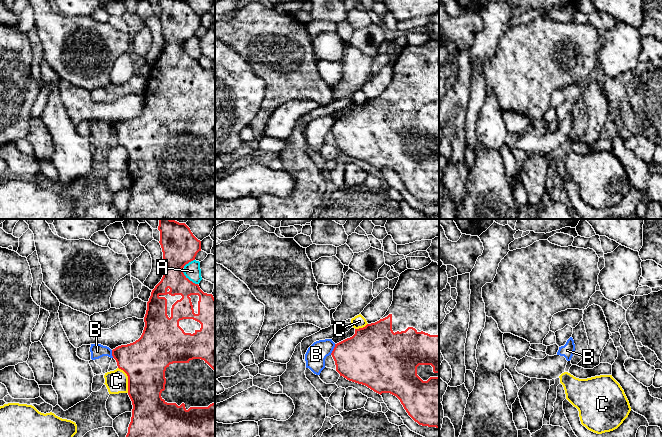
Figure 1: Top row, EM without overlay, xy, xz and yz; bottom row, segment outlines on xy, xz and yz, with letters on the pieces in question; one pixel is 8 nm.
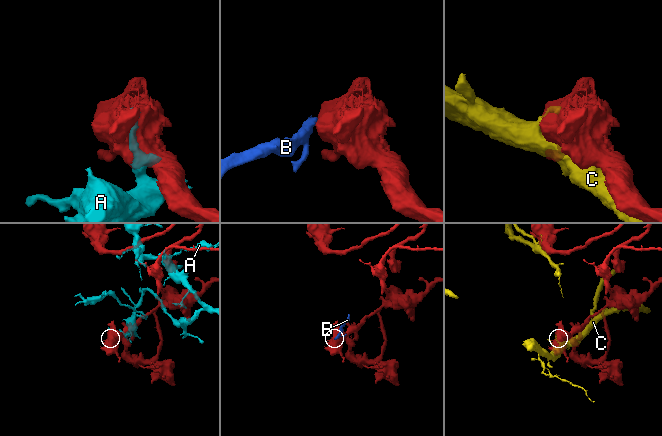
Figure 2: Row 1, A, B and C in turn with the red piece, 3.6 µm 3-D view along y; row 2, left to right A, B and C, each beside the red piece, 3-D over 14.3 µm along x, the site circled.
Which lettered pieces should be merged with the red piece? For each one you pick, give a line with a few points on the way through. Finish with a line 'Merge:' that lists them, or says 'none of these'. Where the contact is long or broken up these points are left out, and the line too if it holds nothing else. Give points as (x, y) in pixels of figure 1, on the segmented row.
Merge: none of these

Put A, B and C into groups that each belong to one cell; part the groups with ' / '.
A / B / C

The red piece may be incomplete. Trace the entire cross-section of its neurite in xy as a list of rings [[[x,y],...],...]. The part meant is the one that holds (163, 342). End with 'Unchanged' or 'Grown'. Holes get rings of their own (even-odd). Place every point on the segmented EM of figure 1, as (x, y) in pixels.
[[[159,219],[160,245],[163,252],[165,269],[161,281],[151,292],[147,302],[144,317],[145,327],[141,337],[133,343],[121,345],[112,350],[112,356],[119,369],[128,376],[128,395],[132,401],[132,417],[126,437],[215,437],[215,298],[212,294],[204,293],[198,284],[190,281],[183,273],[183,268],[195,260],[201,251],[201,241],[198,240],[185,223],[171,219]]]. Grown

